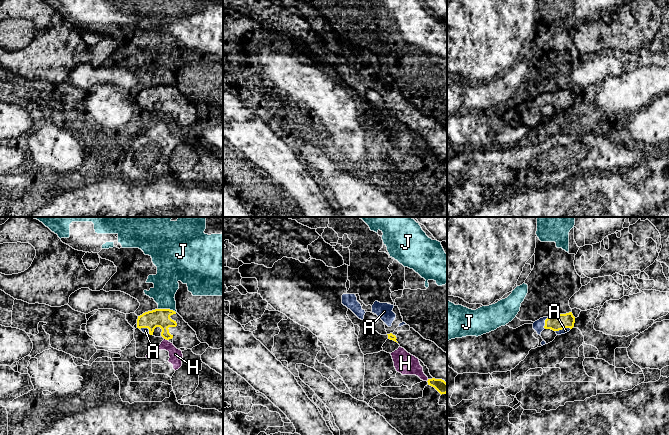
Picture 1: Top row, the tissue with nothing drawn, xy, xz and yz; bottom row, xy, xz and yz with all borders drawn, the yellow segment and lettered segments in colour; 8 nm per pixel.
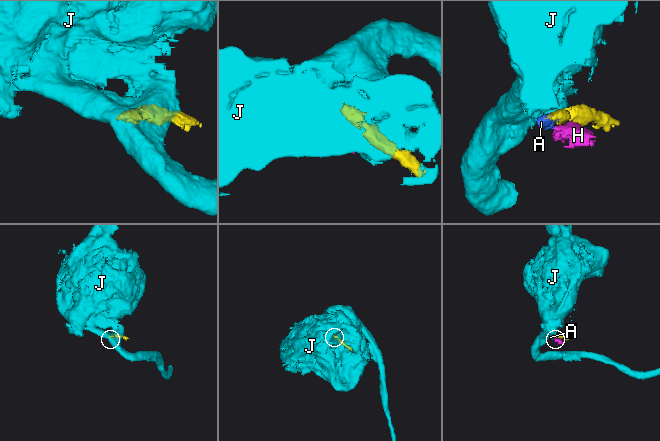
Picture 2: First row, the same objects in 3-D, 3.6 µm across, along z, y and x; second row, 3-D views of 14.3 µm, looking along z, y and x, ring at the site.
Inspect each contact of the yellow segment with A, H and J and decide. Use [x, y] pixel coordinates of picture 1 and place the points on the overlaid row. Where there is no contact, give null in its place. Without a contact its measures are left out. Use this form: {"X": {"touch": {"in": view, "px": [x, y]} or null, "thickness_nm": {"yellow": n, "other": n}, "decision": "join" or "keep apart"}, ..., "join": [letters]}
{"A": {"touch": {"in": "yz", "px": [562, 328]}, "thickness_nm": {"yellow": 130, "other": 50}, "decision": "join"}, "H": {"touch": {"in": "xy", "px": [166, 339]}, "thickness_nm": {"yellow": 140, "other": 100}, "decision": "keep apart"}, "J": {"touch": {"in": "xy", "px": [167, 309]}, "thickness_nm": {"yellow": 140, "other": 190}, "decision": "keep apart"}, "join": ["A"]}

